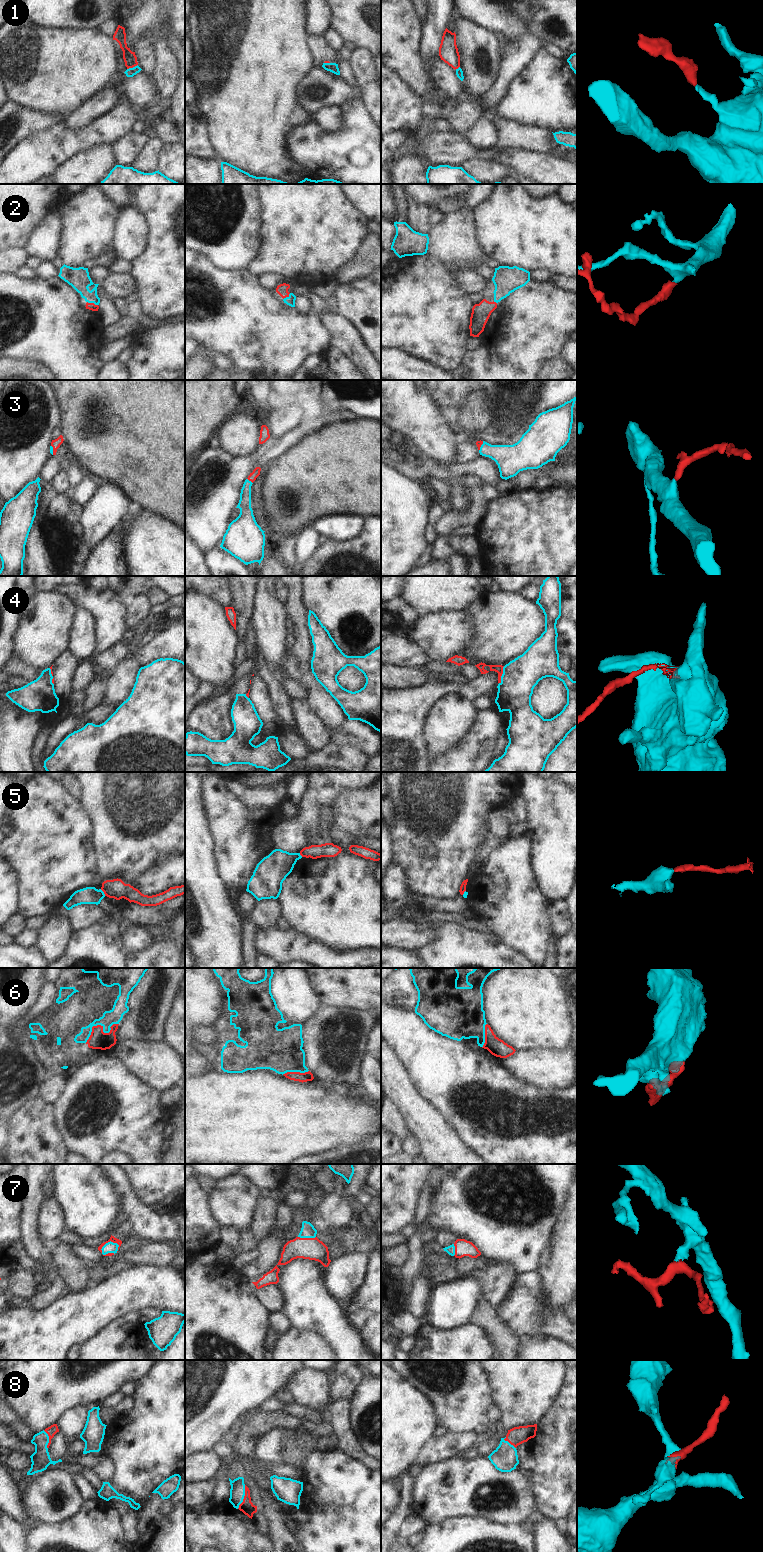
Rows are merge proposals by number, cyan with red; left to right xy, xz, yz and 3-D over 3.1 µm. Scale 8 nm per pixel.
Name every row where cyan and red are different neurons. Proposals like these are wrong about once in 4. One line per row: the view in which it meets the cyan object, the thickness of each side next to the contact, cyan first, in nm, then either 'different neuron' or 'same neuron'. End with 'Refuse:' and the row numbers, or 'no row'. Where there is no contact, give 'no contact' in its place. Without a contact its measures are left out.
1: contact in xy; calibres 70 and 110 nm; same neuron
2: contact in xy; calibres 170 and 60 nm; same neuron
3: contact in xz; calibres 100 and 70 nm; same neuron
4: contact in yz; calibres 280 and 60 nm; different neuron
5: contact in xy; calibres 140 and 160 nm; different neuron
6: contact in xy; calibres 120 and 150 nm; same neuron
7: contact in xy; calibres 90 and 50 nm; same neuron
8: contact in xz; calibres 130 and 110 nm; same neuron
Refuse: 4, 5

